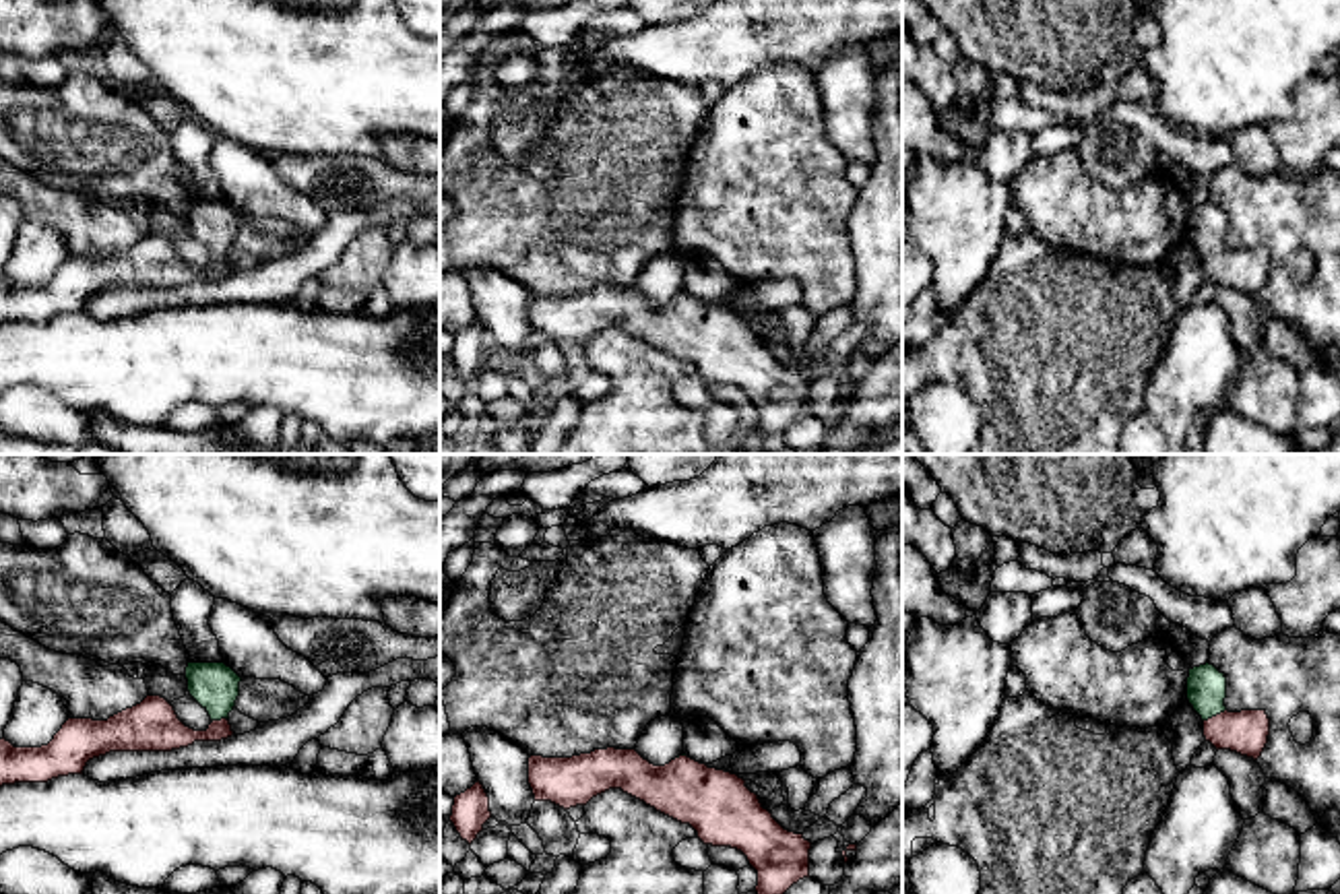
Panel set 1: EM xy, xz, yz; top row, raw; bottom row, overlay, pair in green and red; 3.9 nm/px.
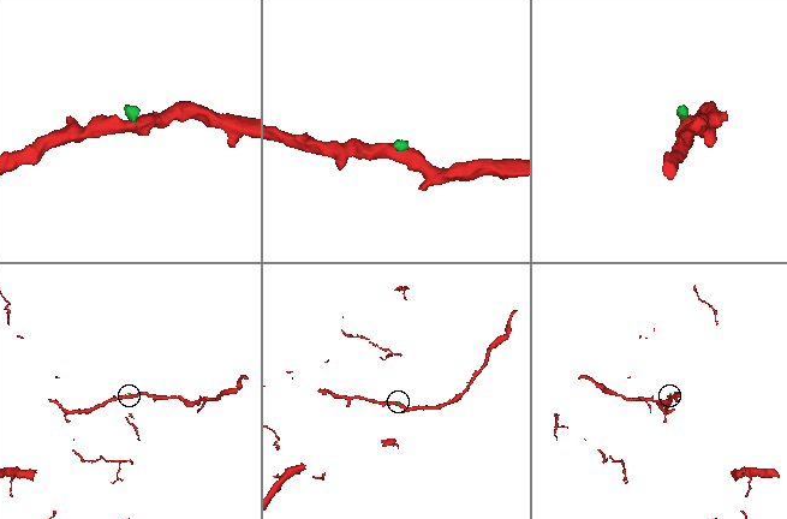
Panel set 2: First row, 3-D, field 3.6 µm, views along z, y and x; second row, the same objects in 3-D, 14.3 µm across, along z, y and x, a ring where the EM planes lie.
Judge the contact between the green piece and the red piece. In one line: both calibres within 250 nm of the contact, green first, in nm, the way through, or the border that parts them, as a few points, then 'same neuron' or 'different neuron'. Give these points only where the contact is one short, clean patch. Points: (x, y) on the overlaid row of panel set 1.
160/170 nm | across yz (1206, 688), (1215, 715), (1229, 729), (1246, 731) | same neuron

